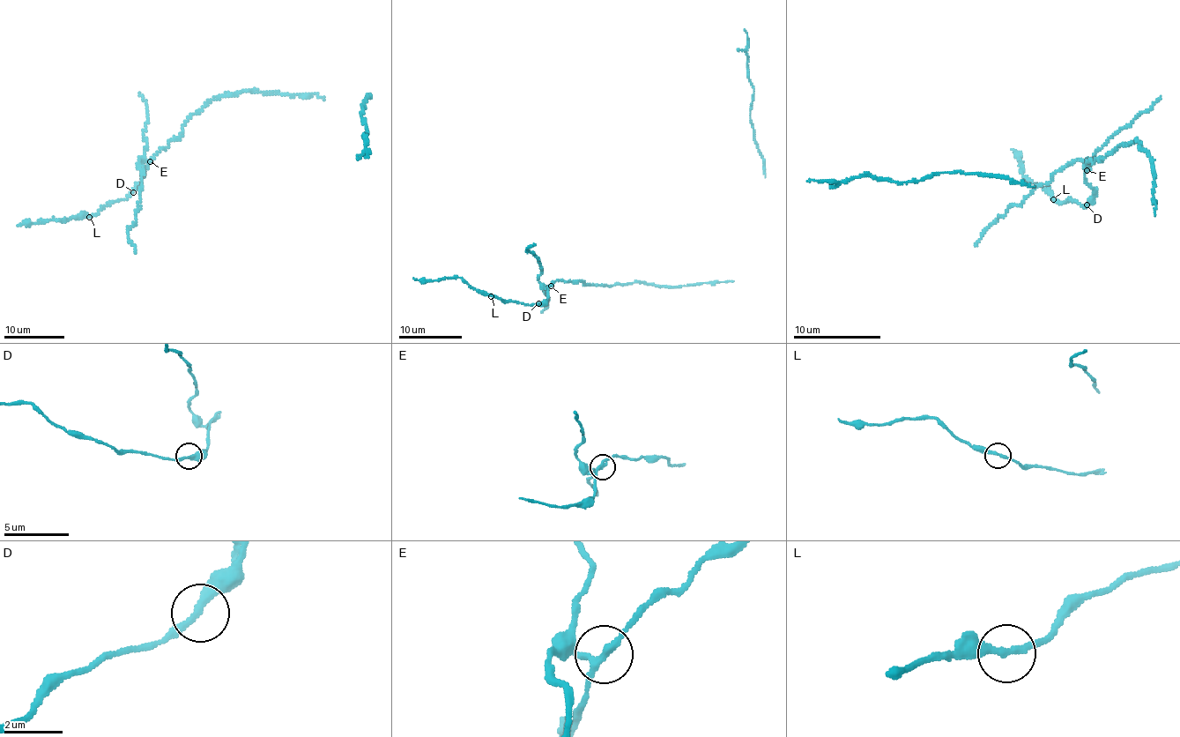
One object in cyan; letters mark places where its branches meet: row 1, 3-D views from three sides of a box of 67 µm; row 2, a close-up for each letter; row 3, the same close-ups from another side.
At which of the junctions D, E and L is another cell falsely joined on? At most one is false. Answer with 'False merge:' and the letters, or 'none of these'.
False merge: E

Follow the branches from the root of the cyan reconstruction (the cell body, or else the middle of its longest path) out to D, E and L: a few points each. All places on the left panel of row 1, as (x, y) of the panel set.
D: (262, 93), (241, 92), (212, 97), (198, 111), (192, 113), (178, 137), (174, 137), (153, 157), (133, 192)
E: (262, 93), (241, 92), (212, 97), (198, 111), (192, 113), (178, 137), (160, 148), (150, 160)
L: (262, 93), (241, 92), (212, 97), (192, 113), (178, 137), (160, 148), (130, 193), (103, 204), (89, 217)

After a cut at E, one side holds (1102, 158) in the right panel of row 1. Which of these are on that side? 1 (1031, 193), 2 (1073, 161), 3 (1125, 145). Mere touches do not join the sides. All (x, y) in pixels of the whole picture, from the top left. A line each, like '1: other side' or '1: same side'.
1: other side
2: other side
3: same side

